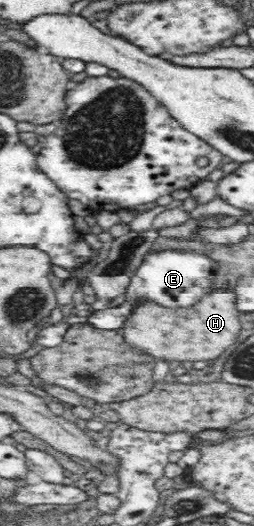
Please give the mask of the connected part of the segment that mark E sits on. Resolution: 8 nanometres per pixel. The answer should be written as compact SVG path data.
M158 249L149 251L132 275L124 301L117 307L94 311L88 323L102 330L117 330L123 327L126 318L133 312L138 301L152 300L166 308L191 308L210 289L215 289L213 261L203 253L191 249Z

